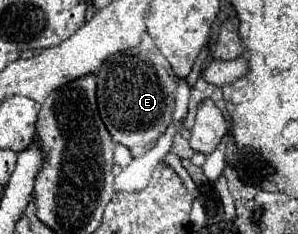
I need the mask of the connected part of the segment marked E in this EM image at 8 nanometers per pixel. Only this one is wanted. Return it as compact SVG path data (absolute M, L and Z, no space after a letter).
M148 34L142 36L140 46L112 54L100 68L100 74L96 74L96 82L100 118L112 140L128 146L128 150L142 152L150 148L172 124L176 76Z

